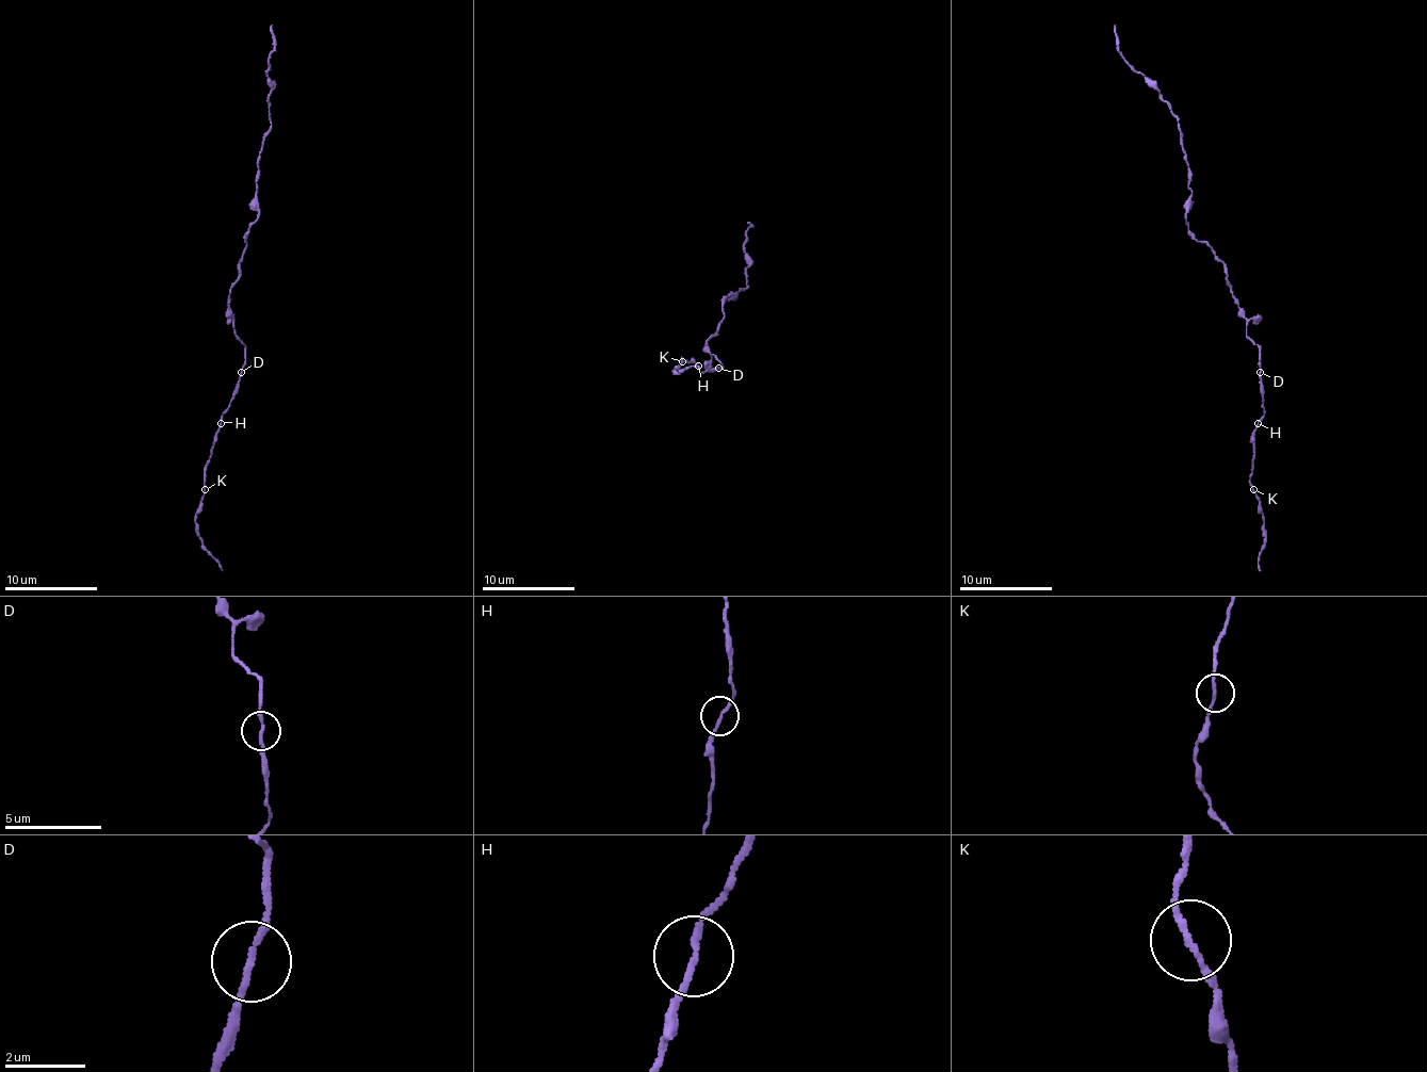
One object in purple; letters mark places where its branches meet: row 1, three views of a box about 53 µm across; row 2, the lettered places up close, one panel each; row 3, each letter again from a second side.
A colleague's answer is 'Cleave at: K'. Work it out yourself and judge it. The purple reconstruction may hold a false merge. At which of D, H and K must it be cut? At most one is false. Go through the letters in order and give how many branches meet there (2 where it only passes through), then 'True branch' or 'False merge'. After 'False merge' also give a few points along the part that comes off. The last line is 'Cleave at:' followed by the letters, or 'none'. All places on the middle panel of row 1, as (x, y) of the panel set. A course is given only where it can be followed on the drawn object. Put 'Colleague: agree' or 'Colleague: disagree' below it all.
D: Branches: 2. True branch
H: Branches: 2. True branch
K: Branches: 2. True branch
Cleave at: none
Colleague: disagree

